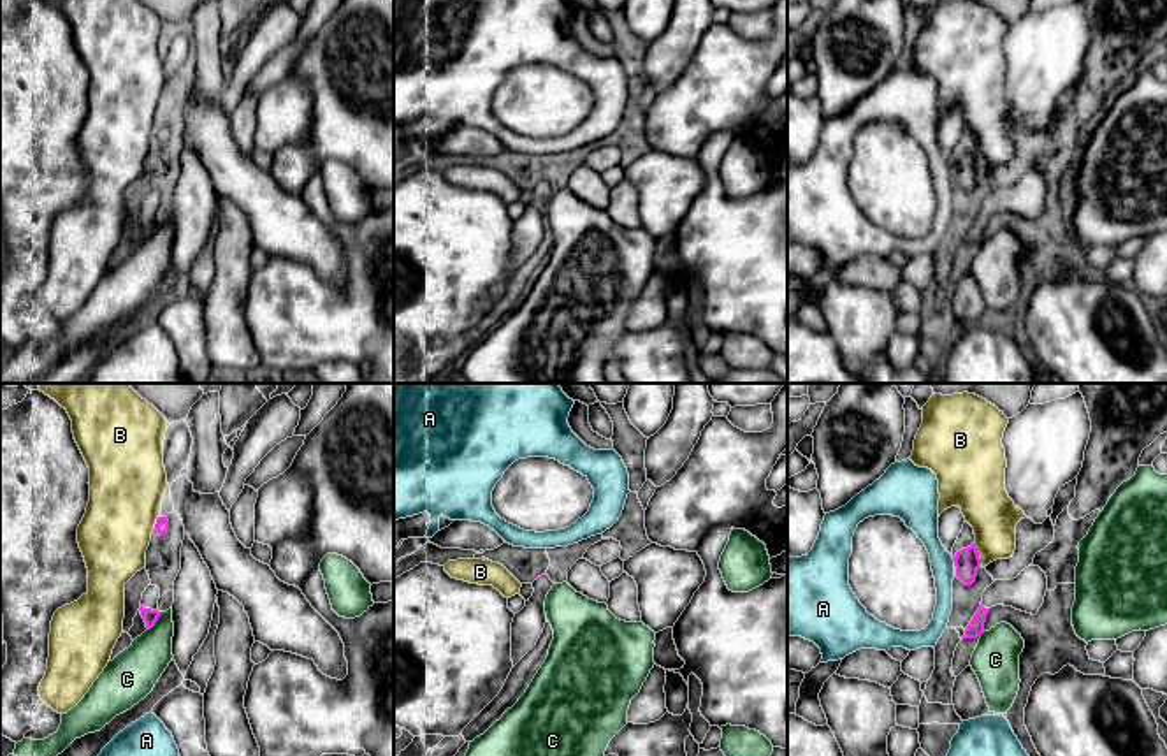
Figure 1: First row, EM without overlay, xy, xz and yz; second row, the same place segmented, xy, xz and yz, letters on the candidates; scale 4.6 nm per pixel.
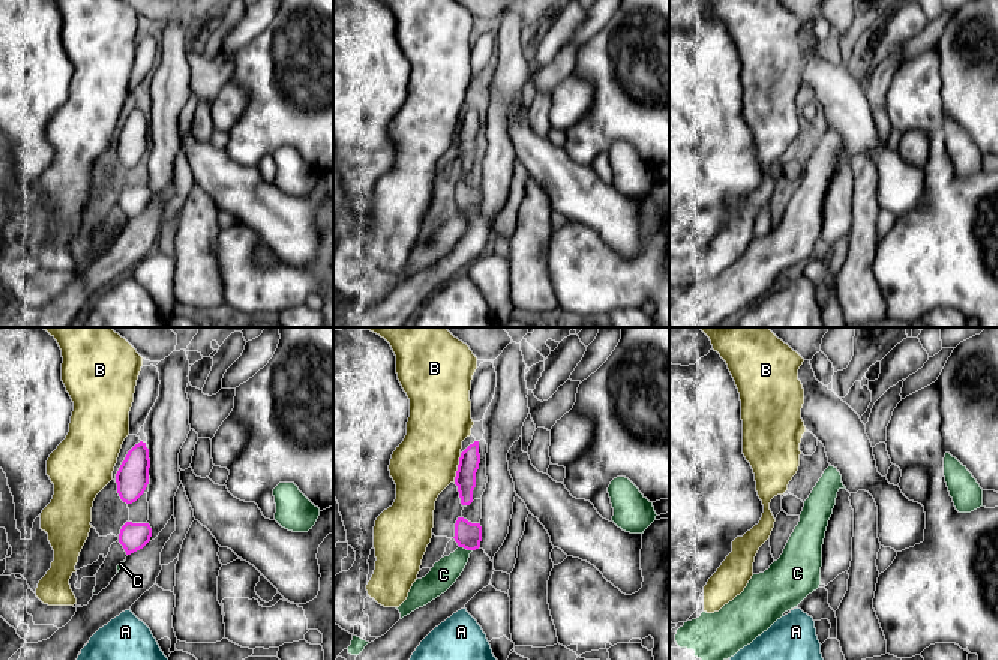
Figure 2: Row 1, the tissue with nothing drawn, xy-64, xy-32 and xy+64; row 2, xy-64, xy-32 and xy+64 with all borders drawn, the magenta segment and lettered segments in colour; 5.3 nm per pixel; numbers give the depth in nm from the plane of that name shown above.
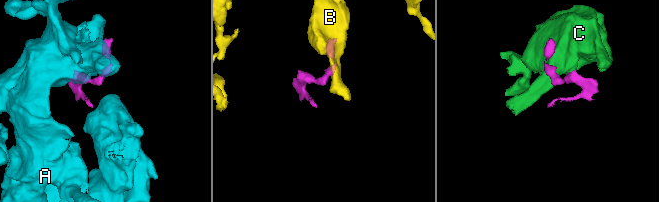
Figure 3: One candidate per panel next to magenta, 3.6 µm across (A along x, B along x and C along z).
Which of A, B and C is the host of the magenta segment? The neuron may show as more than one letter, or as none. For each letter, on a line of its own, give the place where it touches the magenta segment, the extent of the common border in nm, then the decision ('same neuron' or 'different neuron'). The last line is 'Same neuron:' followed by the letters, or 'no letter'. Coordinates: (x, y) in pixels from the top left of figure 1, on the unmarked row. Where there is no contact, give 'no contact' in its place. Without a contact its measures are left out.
A: contact yz (953, 166); length 40 nm; different neuron
B: contact yz (978, 160); length 110 nm; different neuron
C: contact xy (157, 225); length 110 nm; different neuron
Same neuron: no letter

